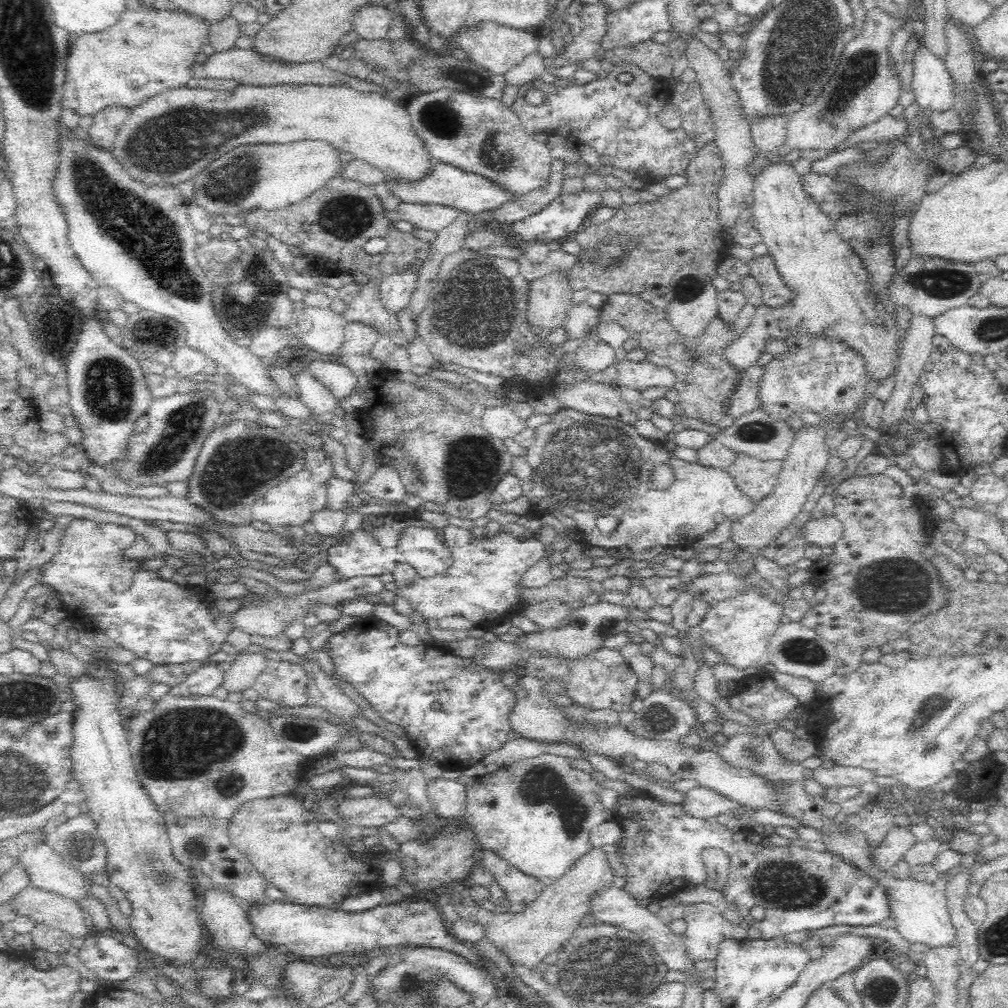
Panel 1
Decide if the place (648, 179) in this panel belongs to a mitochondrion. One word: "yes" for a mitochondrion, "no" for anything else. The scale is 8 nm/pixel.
no

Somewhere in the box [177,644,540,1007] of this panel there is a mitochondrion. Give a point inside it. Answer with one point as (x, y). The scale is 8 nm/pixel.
(300, 733)

